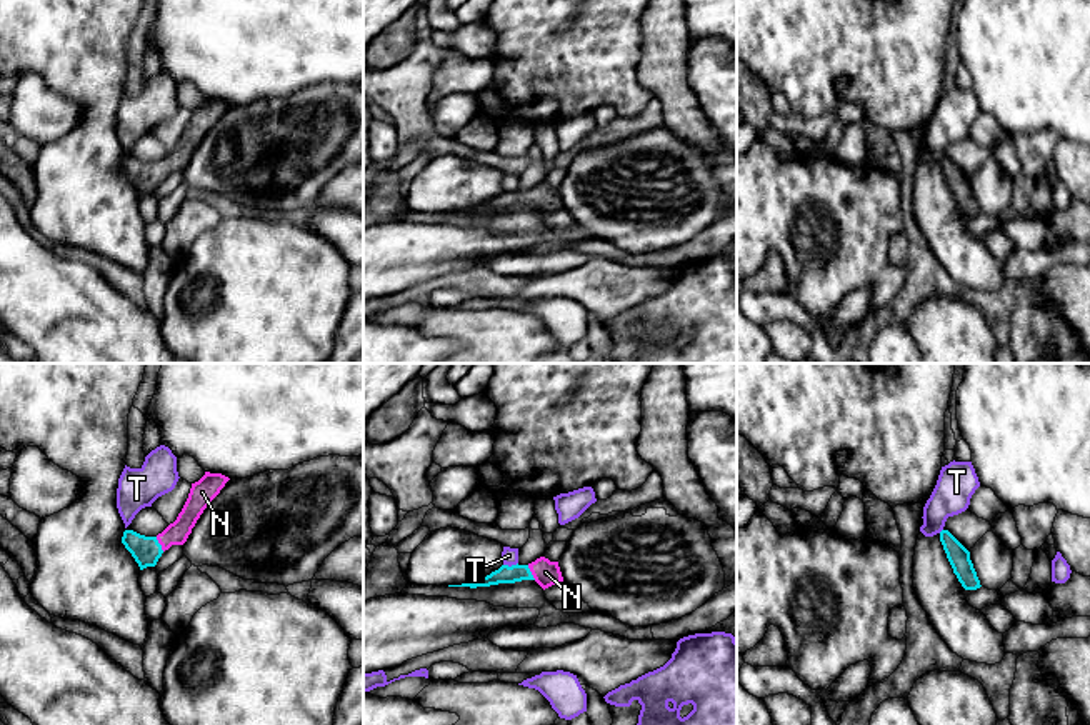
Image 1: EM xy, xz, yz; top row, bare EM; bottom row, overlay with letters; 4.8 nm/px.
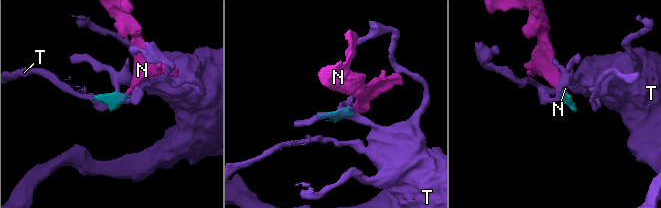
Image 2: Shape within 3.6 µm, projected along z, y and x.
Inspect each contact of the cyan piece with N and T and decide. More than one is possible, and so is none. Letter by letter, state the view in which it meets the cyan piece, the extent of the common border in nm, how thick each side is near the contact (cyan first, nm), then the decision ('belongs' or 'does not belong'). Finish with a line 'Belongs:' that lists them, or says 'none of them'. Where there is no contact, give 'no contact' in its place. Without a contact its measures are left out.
N: contact in xy; length 80 nm; calibres 140 and 110 nm; belongs
T: contact in xz; length 70 nm; calibres 90 and 80 nm; does not belong
Belongs: N

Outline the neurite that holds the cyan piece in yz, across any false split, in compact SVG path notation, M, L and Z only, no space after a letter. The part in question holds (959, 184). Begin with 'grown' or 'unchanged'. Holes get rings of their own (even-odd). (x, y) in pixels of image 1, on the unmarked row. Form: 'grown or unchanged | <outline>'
unchanged | M948 157L940 158L940 168L962 213L965 217L980 215L982 212L970 187L970 178Z

